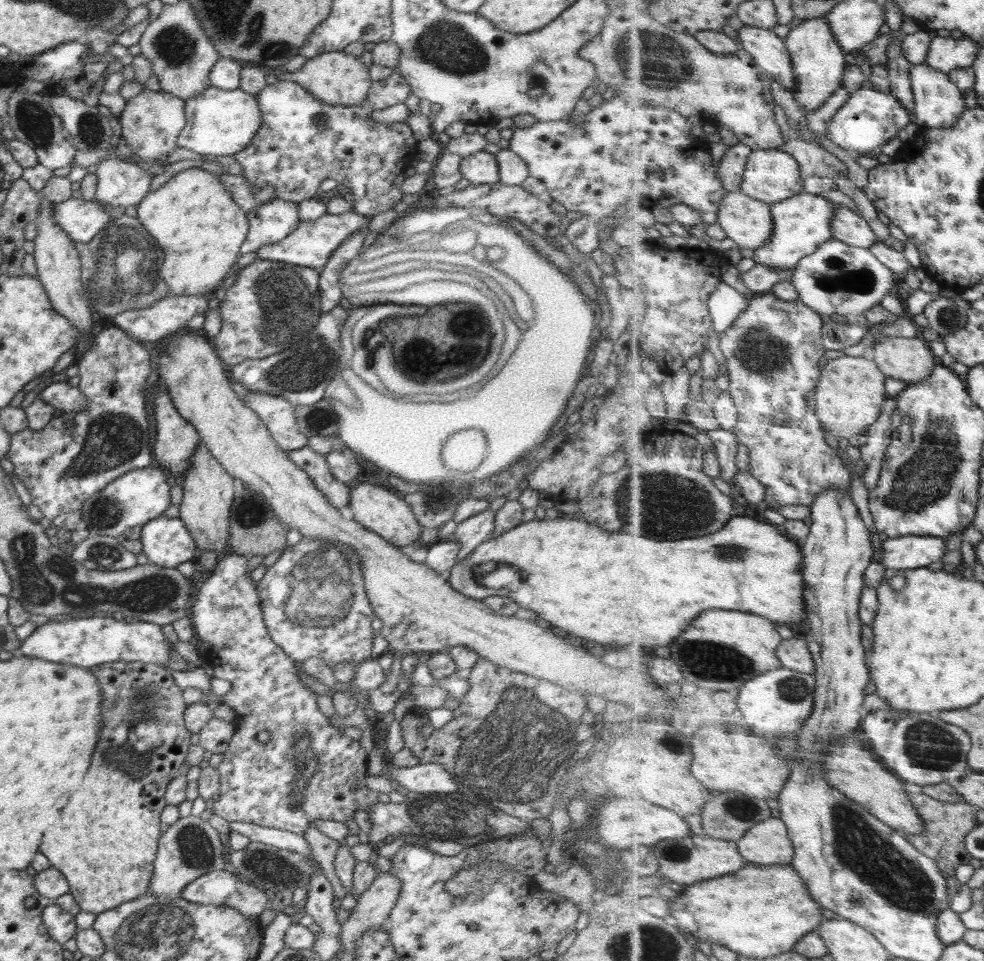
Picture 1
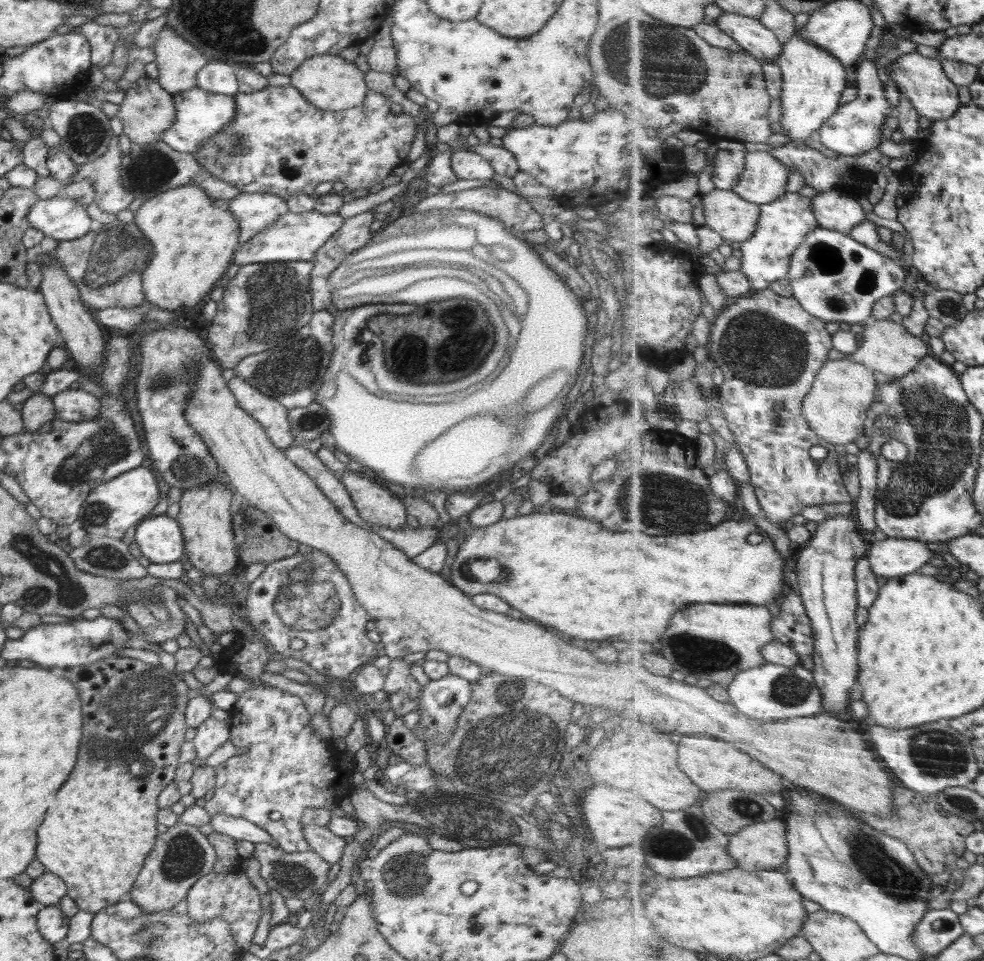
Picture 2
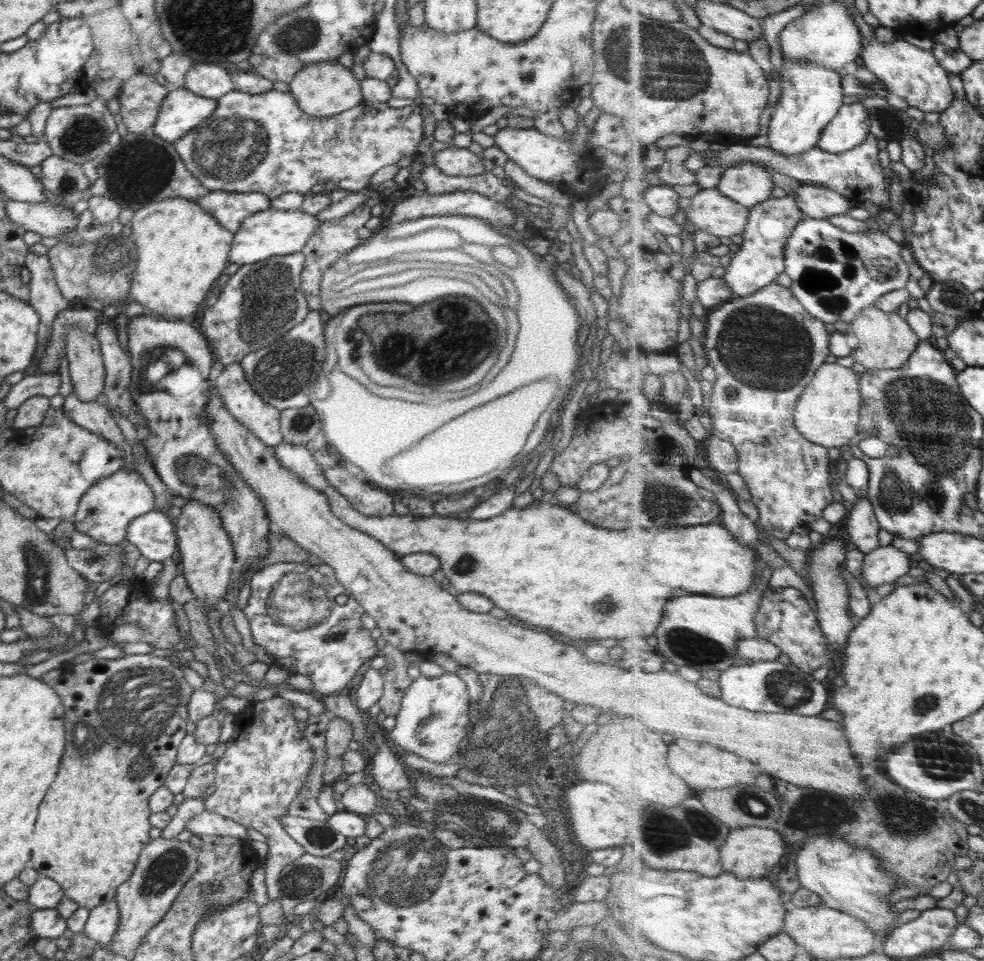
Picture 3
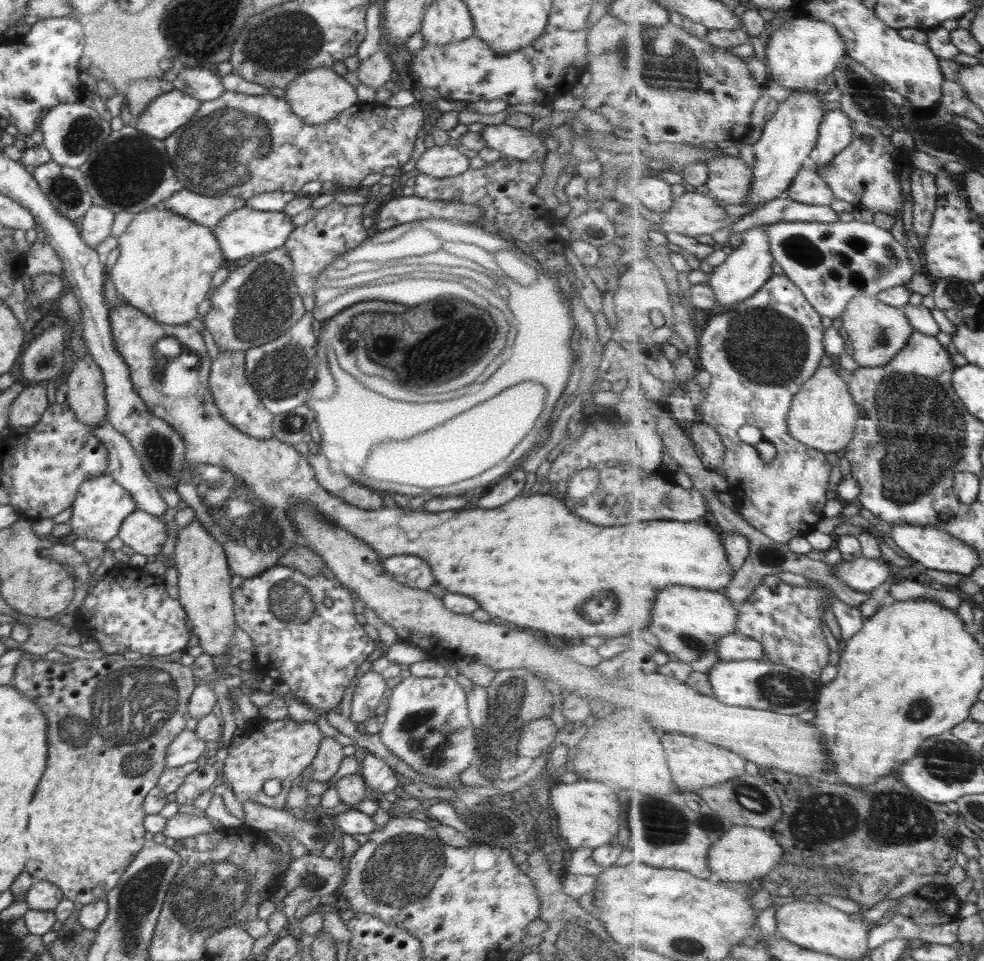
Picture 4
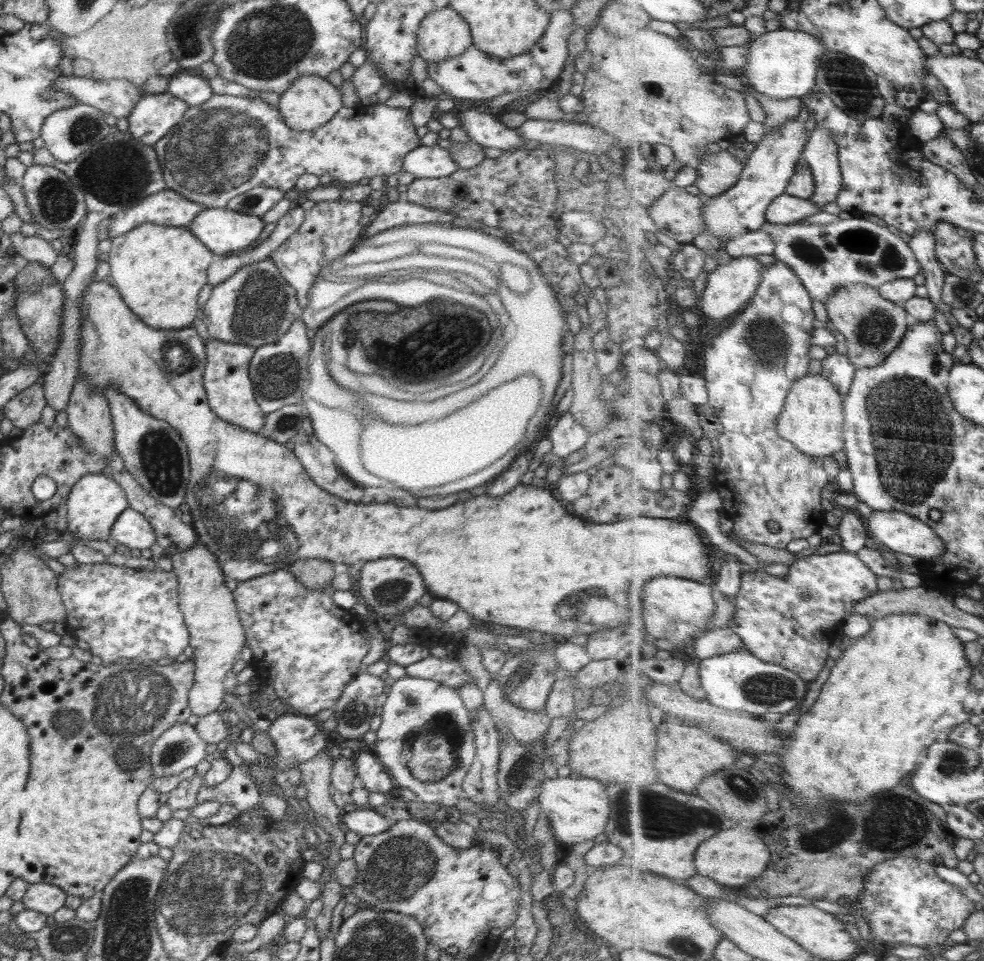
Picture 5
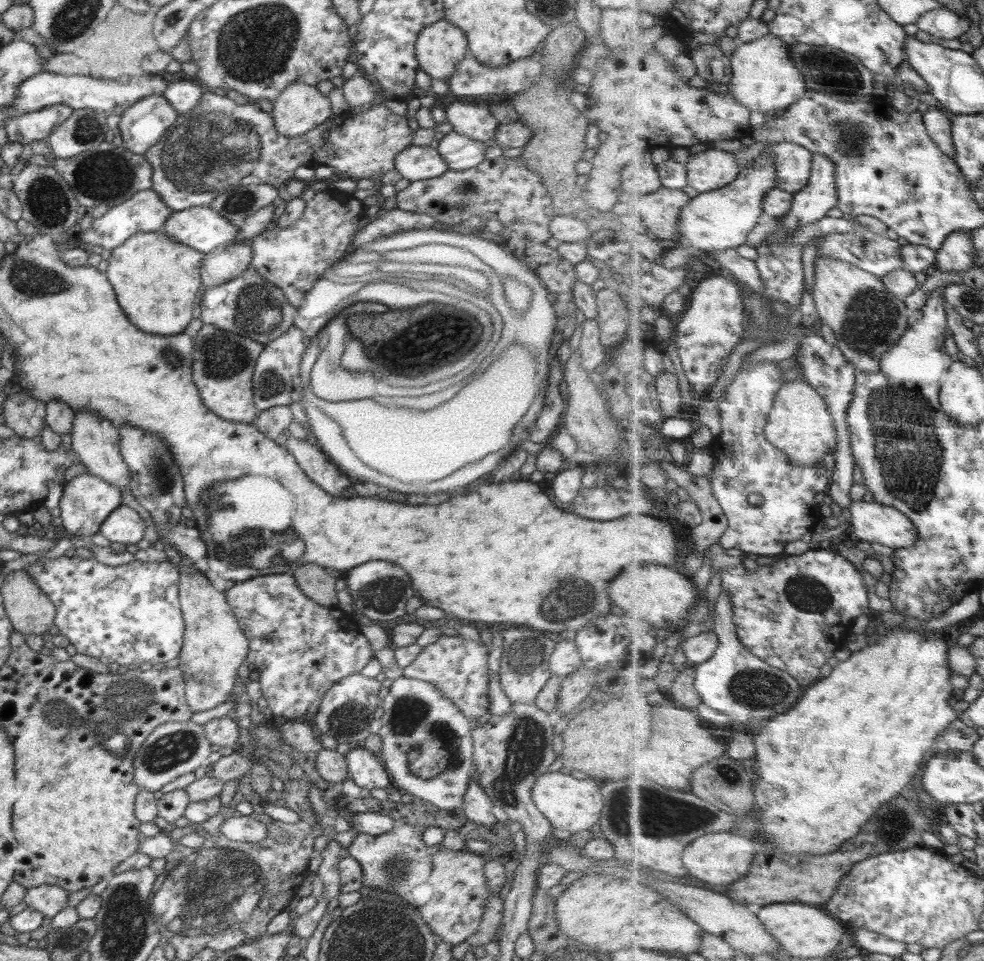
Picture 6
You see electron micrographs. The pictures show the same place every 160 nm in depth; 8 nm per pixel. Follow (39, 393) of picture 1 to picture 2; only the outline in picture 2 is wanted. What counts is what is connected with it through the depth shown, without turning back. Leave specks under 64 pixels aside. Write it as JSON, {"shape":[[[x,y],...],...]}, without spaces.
{"shape":[[[66,389],[52,396],[58,419],[80,422],[99,416],[101,400],[83,389]]]}

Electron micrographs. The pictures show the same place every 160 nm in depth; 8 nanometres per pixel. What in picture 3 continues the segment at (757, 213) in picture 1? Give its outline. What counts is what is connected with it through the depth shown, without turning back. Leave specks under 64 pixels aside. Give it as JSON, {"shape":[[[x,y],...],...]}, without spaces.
{"shape":[[[718,188],[703,189],[691,200],[687,216],[698,230],[720,237],[746,234],[752,210],[748,205],[740,204]]]}

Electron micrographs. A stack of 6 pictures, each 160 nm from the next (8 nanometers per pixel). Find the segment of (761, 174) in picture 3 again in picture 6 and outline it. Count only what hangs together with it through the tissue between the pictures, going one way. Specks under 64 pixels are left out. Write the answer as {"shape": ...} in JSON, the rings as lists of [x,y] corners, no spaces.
{"shape":[[[709,149],[694,154],[687,163],[689,185],[700,193],[715,191],[735,182],[743,171],[736,154],[720,149]]]}

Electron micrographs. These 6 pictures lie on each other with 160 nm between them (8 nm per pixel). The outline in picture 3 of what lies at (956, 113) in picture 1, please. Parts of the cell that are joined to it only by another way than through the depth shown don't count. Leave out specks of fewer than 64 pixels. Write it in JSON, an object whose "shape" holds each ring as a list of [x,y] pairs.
{"shape":[[[874,37],[865,42],[860,63],[873,70],[888,91],[924,112],[943,113],[957,100],[950,84],[950,71],[940,62],[933,50],[919,48],[904,39],[880,42]]]}

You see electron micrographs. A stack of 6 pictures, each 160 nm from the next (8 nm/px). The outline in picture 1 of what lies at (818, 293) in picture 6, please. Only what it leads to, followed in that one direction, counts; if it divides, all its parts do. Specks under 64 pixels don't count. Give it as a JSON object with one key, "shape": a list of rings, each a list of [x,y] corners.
{"shape":[[[921,336],[884,337],[873,346],[874,360],[889,377],[907,383],[930,378],[940,359]]]}

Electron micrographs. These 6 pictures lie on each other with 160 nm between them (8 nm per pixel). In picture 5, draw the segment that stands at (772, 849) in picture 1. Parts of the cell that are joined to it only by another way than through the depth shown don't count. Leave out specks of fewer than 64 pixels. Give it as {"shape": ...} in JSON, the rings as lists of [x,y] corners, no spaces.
{"shape":[[[739,824],[732,830],[726,830],[714,835],[699,848],[695,863],[699,874],[704,875],[730,888],[739,888],[751,882],[766,871],[772,860],[770,848],[760,840],[754,828]]]}

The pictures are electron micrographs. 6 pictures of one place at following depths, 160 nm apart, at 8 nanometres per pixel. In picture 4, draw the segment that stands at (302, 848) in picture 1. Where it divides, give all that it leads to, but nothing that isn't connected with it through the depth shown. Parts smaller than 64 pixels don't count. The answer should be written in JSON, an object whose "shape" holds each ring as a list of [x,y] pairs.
{"shape":[[[176,813],[167,819],[162,834],[168,838],[181,839],[190,838],[207,832],[214,832],[220,829],[212,824],[208,816],[199,817],[198,815],[184,815]]]}

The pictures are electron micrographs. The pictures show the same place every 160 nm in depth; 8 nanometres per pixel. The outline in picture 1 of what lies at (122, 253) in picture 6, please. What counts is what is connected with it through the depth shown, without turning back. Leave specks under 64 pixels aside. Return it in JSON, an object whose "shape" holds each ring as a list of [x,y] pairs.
{"shape":[[[197,167],[180,171],[172,175],[162,187],[148,193],[136,207],[136,218],[164,251],[163,263],[157,275],[169,286],[169,292],[174,292],[174,297],[212,292],[237,267],[241,246],[249,232],[247,213],[234,202],[218,175]]]}

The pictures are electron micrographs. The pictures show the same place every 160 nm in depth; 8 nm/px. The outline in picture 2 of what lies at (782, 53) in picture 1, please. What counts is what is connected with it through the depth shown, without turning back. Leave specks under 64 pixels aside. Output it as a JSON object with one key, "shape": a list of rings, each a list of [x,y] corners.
{"shape":[[[725,12],[717,20],[717,26],[735,38],[746,51],[757,56],[761,61],[779,62],[784,52],[780,37],[760,20]]]}

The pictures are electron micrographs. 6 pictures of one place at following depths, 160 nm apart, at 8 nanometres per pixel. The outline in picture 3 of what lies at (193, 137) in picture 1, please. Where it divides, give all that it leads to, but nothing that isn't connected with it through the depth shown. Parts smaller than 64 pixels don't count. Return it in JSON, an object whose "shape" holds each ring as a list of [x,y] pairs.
{"shape":[[[180,88],[170,92],[160,107],[156,122],[149,132],[174,144],[188,131],[206,122],[216,110],[217,99],[198,96]]]}

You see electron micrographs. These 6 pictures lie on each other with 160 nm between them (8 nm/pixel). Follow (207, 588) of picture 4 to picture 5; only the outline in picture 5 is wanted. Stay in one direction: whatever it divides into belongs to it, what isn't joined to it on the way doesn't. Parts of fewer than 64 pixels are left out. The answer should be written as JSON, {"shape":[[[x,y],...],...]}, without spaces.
{"shape":[[[197,542],[192,548],[187,548],[182,552],[169,555],[173,563],[173,574],[178,580],[179,607],[184,615],[184,622],[187,624],[189,632],[189,645],[194,648],[191,661],[194,663],[194,682],[188,693],[189,706],[192,715],[199,718],[211,714],[212,712],[224,709],[224,692],[226,688],[226,674],[232,670],[232,666],[241,658],[240,652],[247,644],[244,627],[238,618],[236,603],[232,591],[225,585],[226,576],[218,563],[217,558],[207,549],[207,547]]]}

